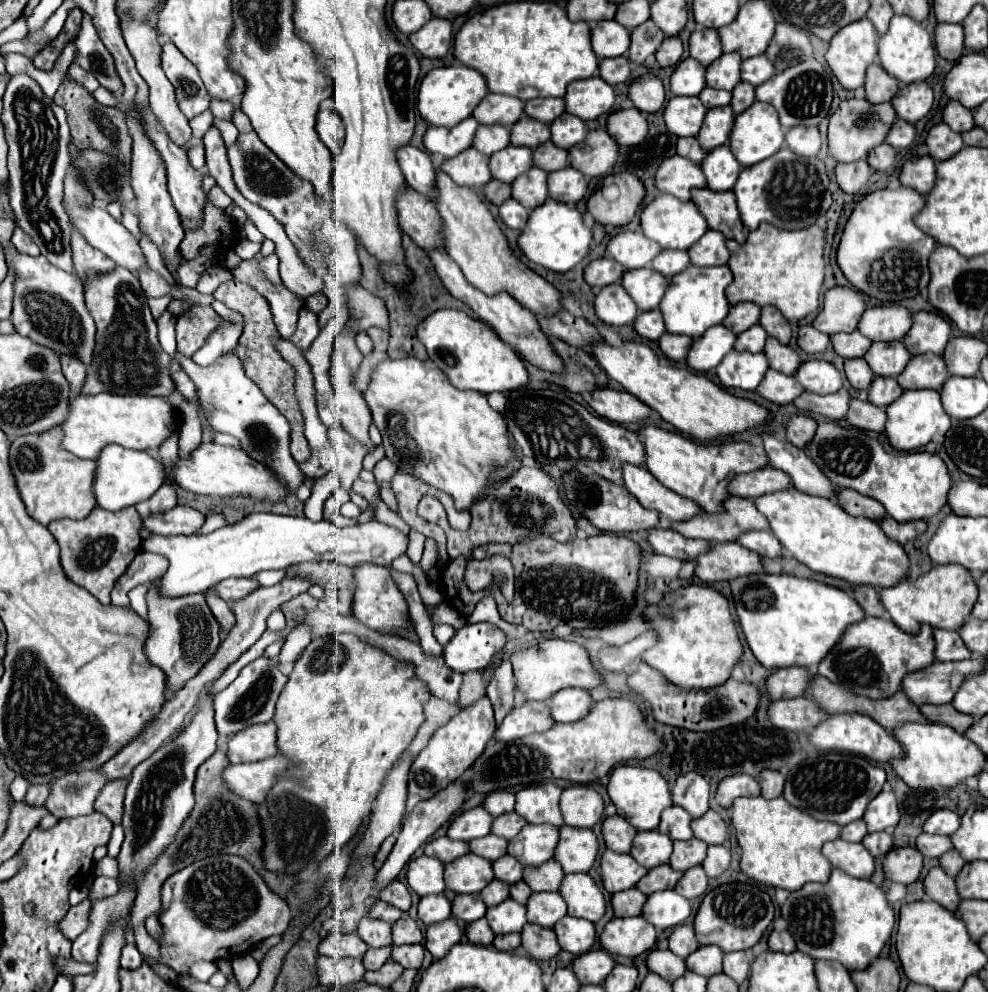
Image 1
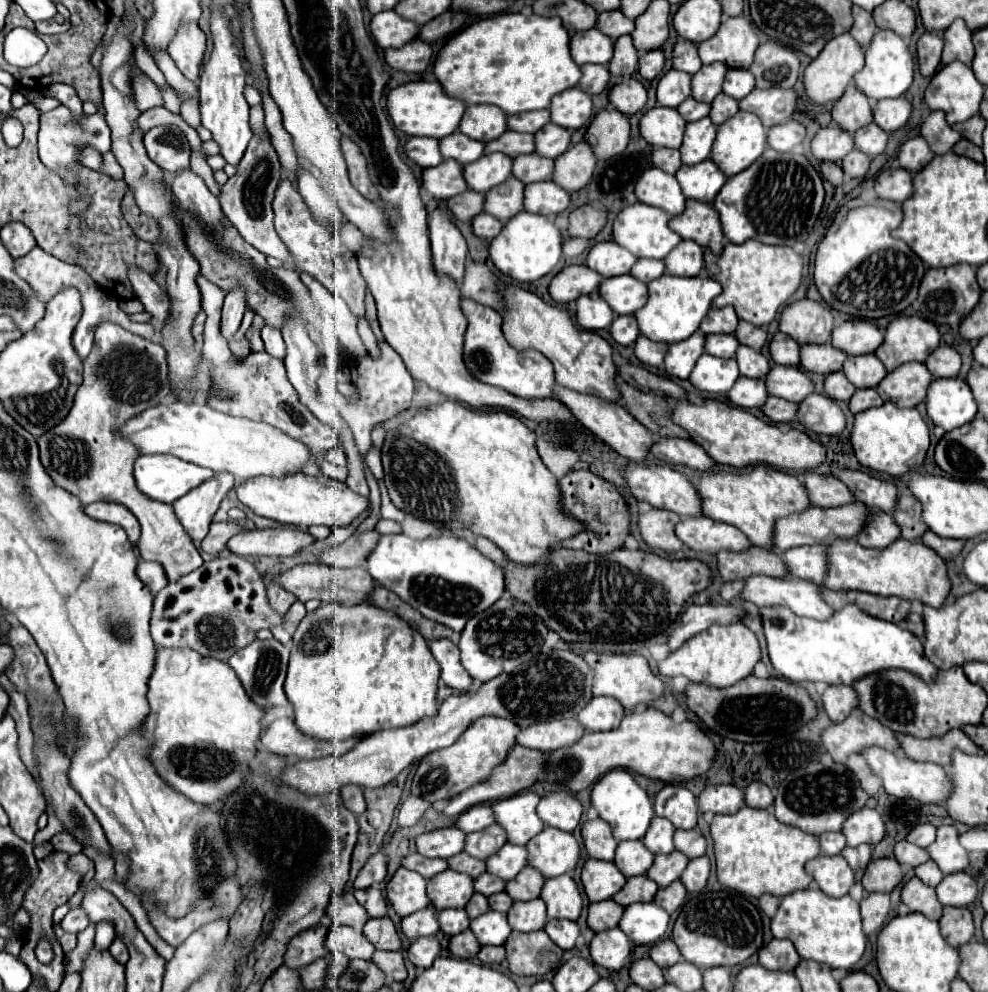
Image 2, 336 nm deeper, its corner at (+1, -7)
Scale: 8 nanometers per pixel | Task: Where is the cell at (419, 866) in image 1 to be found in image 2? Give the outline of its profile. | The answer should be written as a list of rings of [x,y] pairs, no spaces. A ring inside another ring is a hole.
[[[400,867],[388,881],[386,897],[400,917],[426,909],[430,905],[426,895],[426,879],[404,867]]]

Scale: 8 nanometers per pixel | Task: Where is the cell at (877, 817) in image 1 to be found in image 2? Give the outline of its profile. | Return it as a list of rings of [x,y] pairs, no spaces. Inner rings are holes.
[[[864,807],[860,811],[854,811],[846,819],[846,823],[842,825],[842,833],[850,847],[856,847],[862,843],[876,845],[884,837],[884,823],[876,809]]]

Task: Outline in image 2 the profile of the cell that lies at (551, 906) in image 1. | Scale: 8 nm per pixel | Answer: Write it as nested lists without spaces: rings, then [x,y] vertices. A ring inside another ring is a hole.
[[[542,899],[516,901],[514,907],[510,907],[510,911],[506,913],[506,917],[508,917],[510,927],[514,931],[522,931],[522,933],[544,929],[544,925],[548,921],[546,905]]]

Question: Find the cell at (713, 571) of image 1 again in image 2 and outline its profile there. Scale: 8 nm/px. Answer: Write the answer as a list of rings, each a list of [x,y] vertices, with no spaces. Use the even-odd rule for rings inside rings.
[[[752,575],[746,579],[746,587],[742,593],[744,601],[750,601],[758,607],[788,607],[792,613],[800,617],[810,617],[810,619],[830,619],[834,609],[822,599],[820,585],[816,583],[806,583],[804,579],[776,579],[776,577],[766,577],[766,575]]]

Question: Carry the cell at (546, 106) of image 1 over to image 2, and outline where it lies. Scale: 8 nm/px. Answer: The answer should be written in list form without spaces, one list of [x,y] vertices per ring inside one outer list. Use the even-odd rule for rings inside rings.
[[[528,111],[528,113],[518,113],[508,117],[508,129],[512,131],[522,131],[522,133],[536,133],[540,131],[546,123],[550,121],[550,111]]]

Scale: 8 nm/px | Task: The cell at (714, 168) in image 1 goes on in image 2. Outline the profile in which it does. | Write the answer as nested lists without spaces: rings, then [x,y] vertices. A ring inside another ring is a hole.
[[[706,159],[698,165],[682,165],[676,173],[676,179],[682,187],[684,197],[712,203],[722,185],[726,183],[726,175],[712,163],[712,159]]]

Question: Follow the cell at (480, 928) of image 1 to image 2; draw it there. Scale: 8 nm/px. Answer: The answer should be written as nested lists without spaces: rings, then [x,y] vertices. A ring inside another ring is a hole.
[[[468,929],[468,931],[462,931],[462,933],[454,935],[454,937],[450,937],[448,949],[458,959],[472,959],[480,951],[480,943],[476,941],[474,933]]]

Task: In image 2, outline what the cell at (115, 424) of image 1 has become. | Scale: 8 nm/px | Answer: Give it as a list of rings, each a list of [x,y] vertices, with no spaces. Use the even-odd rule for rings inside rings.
[[[180,401],[168,405],[162,403],[130,419],[120,433],[128,437],[140,449],[142,455],[148,453],[176,455],[180,459],[208,467],[216,473],[228,471],[236,477],[238,483],[260,475],[268,477],[294,475],[300,473],[302,465],[310,459],[308,447],[302,441],[282,433],[280,429],[250,419],[230,417],[200,403],[192,405],[184,405]]]

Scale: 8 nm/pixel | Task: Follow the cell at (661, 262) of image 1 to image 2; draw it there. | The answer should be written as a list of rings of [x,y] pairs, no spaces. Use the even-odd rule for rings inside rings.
[[[638,259],[638,263],[634,263],[630,273],[634,273],[636,279],[642,281],[642,283],[650,283],[652,279],[658,279],[660,275],[664,275],[664,261],[658,261],[658,259]]]

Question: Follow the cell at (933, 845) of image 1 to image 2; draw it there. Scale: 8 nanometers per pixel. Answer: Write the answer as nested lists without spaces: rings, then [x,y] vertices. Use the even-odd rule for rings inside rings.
[[[898,841],[894,845],[894,859],[900,863],[900,865],[910,865],[910,867],[918,867],[922,863],[926,863],[930,857],[928,853],[918,847],[918,845],[912,845],[908,841]]]

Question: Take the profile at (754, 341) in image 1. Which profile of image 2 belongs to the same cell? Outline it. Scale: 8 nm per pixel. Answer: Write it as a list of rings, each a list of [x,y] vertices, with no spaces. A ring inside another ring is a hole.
[[[724,333],[706,335],[706,351],[708,351],[710,355],[722,357],[722,359],[734,357],[738,345],[740,345],[740,343],[736,341],[734,335],[724,335]]]

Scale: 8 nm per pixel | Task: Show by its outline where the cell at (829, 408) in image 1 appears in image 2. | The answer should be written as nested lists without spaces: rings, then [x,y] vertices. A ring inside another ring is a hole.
[[[768,397],[766,403],[760,409],[762,409],[762,413],[770,421],[774,421],[774,423],[786,423],[786,421],[792,421],[796,417],[798,405],[786,401],[786,399],[780,399],[780,397]]]

